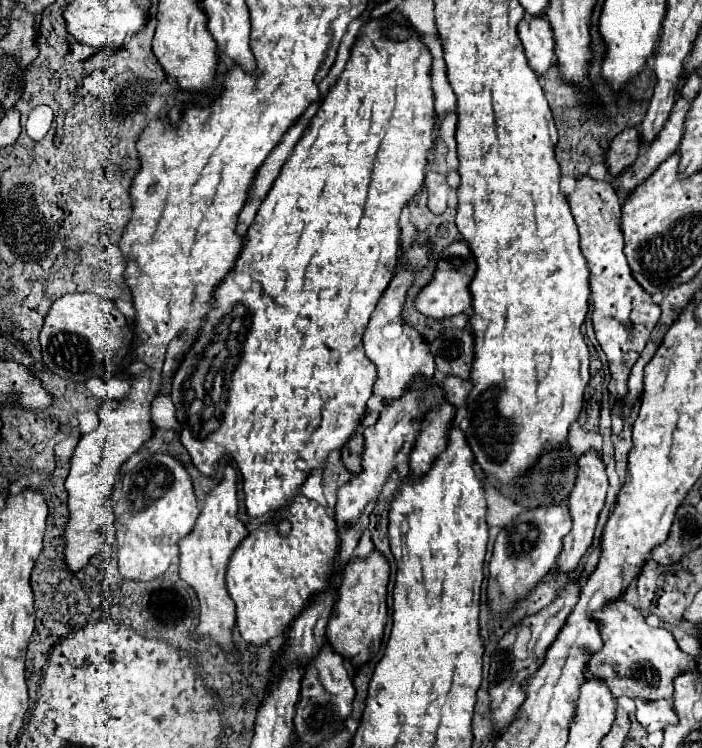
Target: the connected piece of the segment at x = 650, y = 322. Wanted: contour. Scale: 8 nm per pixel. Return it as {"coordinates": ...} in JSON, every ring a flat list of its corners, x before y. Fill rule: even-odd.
{"coordinates":[[580,176,576,180,576,190,570,196,570,210,572,216,578,224,578,232,580,232,580,246,584,252,584,258,588,262,588,270,590,270,590,290,592,290,592,324,594,324,594,332,596,338,600,342,600,348,604,350,606,358,608,358,608,366,610,366,610,384,608,384,608,392,612,394,612,398,616,402,624,400,624,396,628,394,628,374,634,366,634,362,638,360,640,352,644,350,650,332,654,330,654,326,660,320,660,306,652,302,652,296,634,280,630,266,626,262,624,256,624,234,620,230,620,220,622,220,622,202,618,200,614,188,608,182,598,182,590,176]]}

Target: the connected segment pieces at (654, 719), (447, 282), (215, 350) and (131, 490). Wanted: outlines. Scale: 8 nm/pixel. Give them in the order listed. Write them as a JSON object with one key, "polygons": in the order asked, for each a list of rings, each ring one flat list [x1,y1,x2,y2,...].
{"polygons":[[[634,700,634,702,636,702,636,720,648,732,664,730,666,726,678,722,678,714,674,712,670,700,652,700,652,702]],[[454,242,448,246,438,260,434,278,430,284,418,294,416,298,416,308,420,314,430,316,430,318,450,318,462,312,468,312,472,308,472,294,470,294,470,282,476,274,476,258,466,242]],[[396,12,388,14,382,20,372,20,364,34,358,36,356,44,352,46,350,60,340,74,338,82,328,90,322,98,322,104,310,126,306,128,304,136,296,144,292,156,282,166,274,186,262,200,252,226,246,232,244,246,240,256,236,258,234,268,228,276,220,282,212,298,212,310,208,312,206,322,200,328,192,348,184,354,174,378,170,398,176,406,176,418,180,422,180,442,188,450,192,464,204,476,216,476,220,462,230,458,240,474,242,474,242,488,246,498,246,512,250,518,270,516,274,518,282,508,294,502,294,498,302,492,304,482,312,474,312,470,326,466,326,456,332,450,342,450,346,442,352,440,356,432,362,428,362,416,366,414,366,400,372,396,372,386,376,378,376,366,364,356,362,348,362,334,364,328,378,304,378,298,386,290,396,262,398,262,398,248,400,248,400,212,406,202,414,198,414,194,422,188,424,182,424,168,426,168,426,154,432,148,432,130,434,130,434,94,430,86,430,52,424,48,420,40,406,40,406,42,392,42,384,36,384,28,388,18,408,24,408,20]],[[154,452,144,458,136,468,132,468,122,478,120,500,114,504,114,528,116,528,116,546,118,546,118,568,120,574,128,580,154,580,166,572,166,568,178,558,178,542,186,538,198,518,196,496,188,470,170,454]]]}

